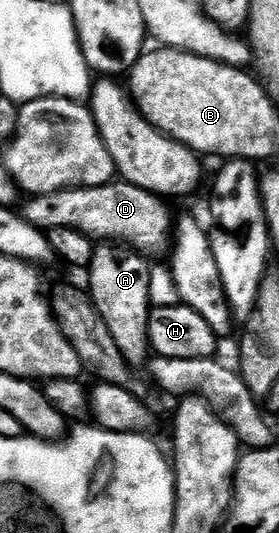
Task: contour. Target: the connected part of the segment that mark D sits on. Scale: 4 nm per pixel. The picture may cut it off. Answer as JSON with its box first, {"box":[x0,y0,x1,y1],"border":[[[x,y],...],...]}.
{"box":[24,182,172,250],"border":[[[111,182],[91,188],[64,188],[43,196],[30,196],[24,215],[27,222],[43,230],[54,227],[77,228],[91,238],[127,242],[129,245],[147,250],[146,248],[160,247],[172,236],[170,212],[162,200],[165,199],[161,195],[144,190],[135,184]]]}

